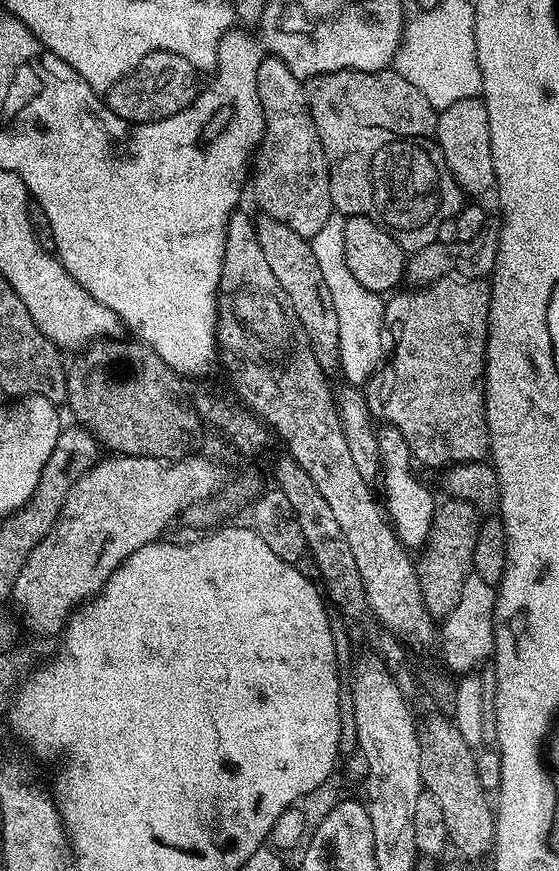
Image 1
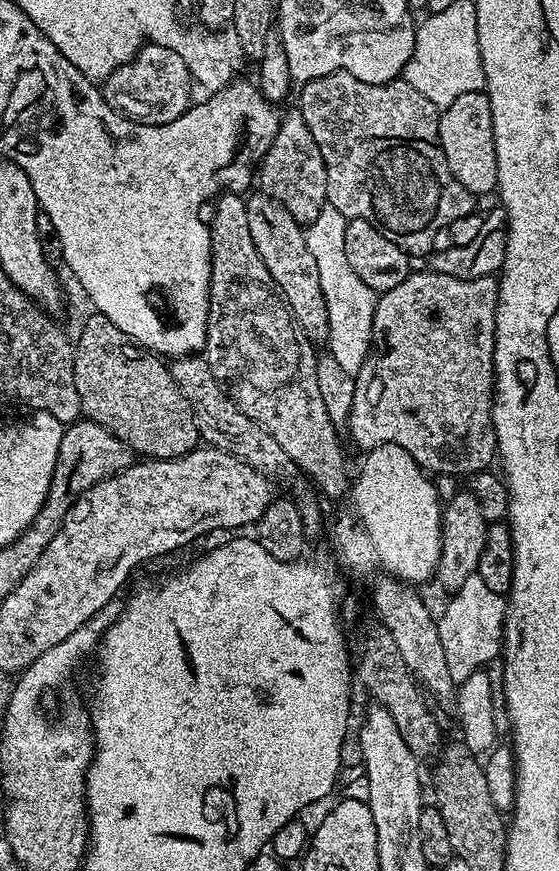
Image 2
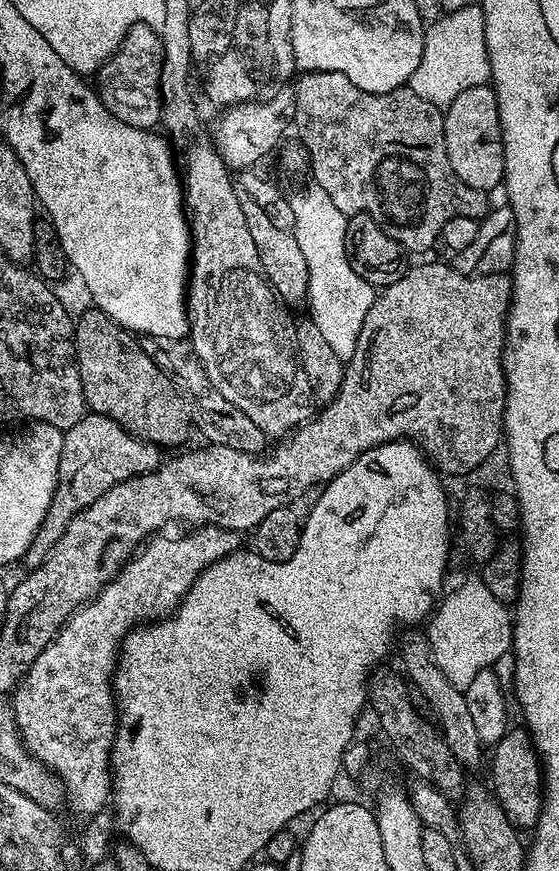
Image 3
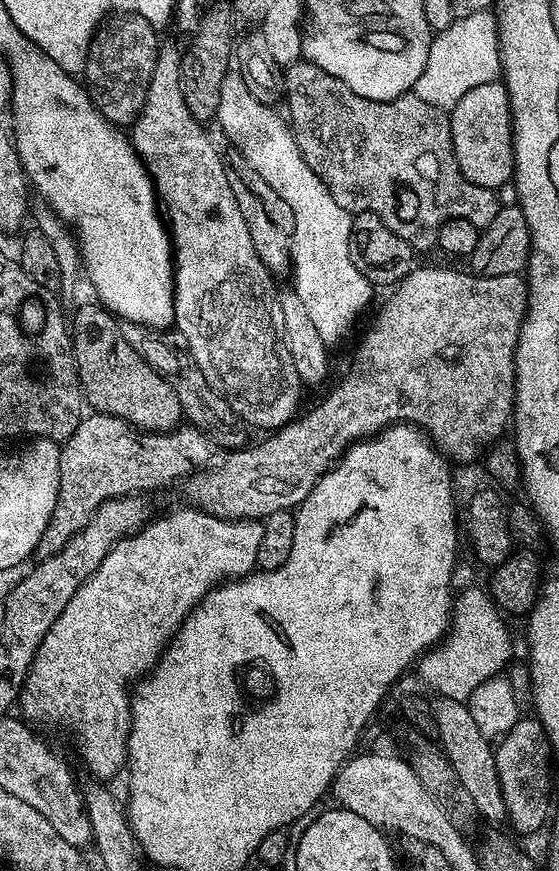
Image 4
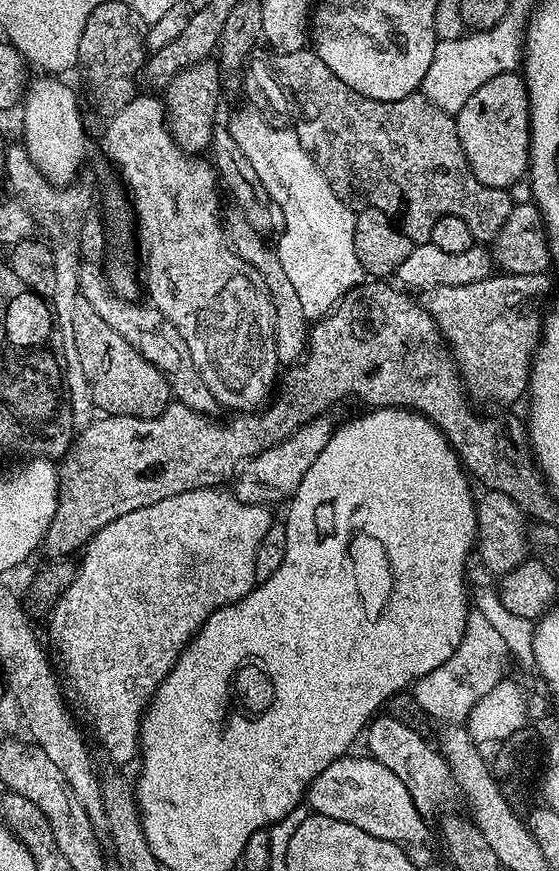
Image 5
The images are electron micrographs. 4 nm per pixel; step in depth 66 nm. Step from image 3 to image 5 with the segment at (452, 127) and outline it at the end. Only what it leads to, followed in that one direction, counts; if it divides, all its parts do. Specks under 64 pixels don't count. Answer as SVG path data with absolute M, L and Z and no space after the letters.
M516 72L498 74L498 78L490 78L483 86L478 86L474 94L466 101L466 106L454 114L458 142L462 142L462 150L466 154L466 162L478 178L486 186L511 189L512 184L525 179L528 171L528 147L530 146L530 128L528 126L528 87L524 84L523 75Z

